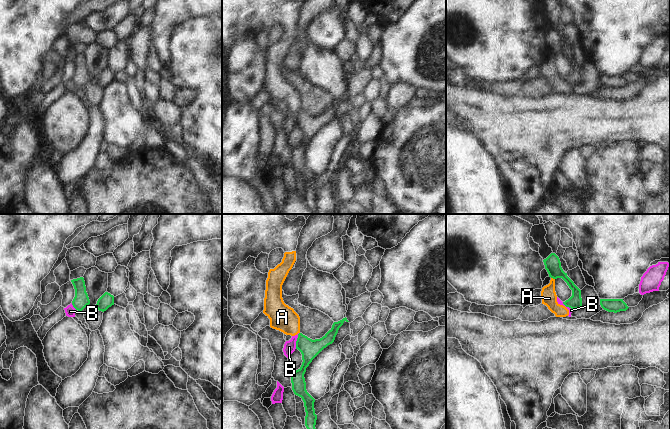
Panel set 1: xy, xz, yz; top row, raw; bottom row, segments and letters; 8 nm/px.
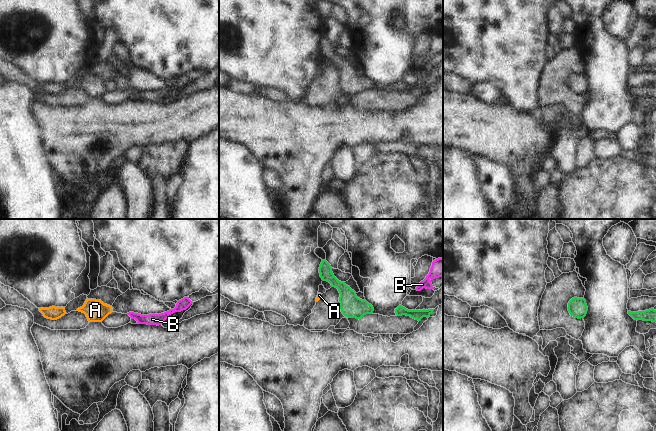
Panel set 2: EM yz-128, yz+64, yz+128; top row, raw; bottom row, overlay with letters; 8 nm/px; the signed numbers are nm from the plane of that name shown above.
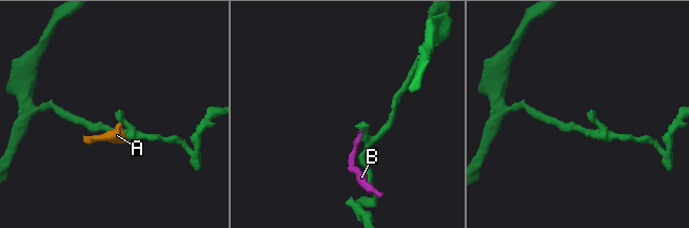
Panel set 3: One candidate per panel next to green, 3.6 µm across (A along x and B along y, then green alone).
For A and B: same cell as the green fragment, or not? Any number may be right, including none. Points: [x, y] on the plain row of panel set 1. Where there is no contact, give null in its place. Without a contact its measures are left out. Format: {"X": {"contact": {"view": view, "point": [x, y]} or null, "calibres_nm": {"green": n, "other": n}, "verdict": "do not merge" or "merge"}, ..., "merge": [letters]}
{"A": {"contact": {"view": "yz", "point": [553, 54]}, "calibres_nm": {"green": 130, "other": 130}, "verdict": "do not merge"}, "B": {"contact": {"view": "xz", "point": [296, 117]}, "calibres_nm": {"green": 150, "other": 100}, "verdict": "do not merge"}, "merge": []}

